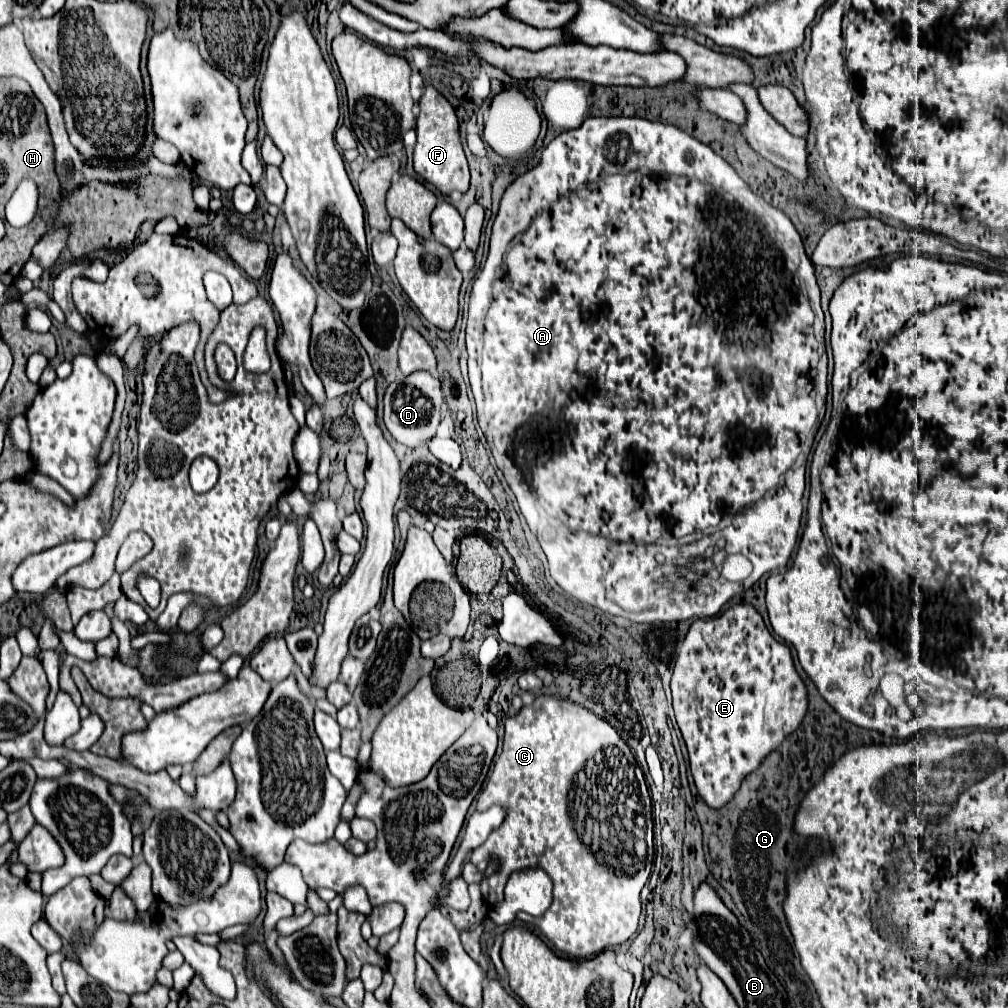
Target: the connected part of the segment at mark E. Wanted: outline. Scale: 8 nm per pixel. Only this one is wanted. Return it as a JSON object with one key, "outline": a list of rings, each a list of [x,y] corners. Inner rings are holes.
{"outline":[[[748,603],[732,605],[718,617],[698,619],[690,625],[674,665],[670,689],[676,721],[690,755],[690,771],[700,797],[710,809],[726,807],[738,793],[742,779],[754,773],[802,725],[808,711],[806,685],[794,669],[790,647],[772,637],[762,615]]]}

